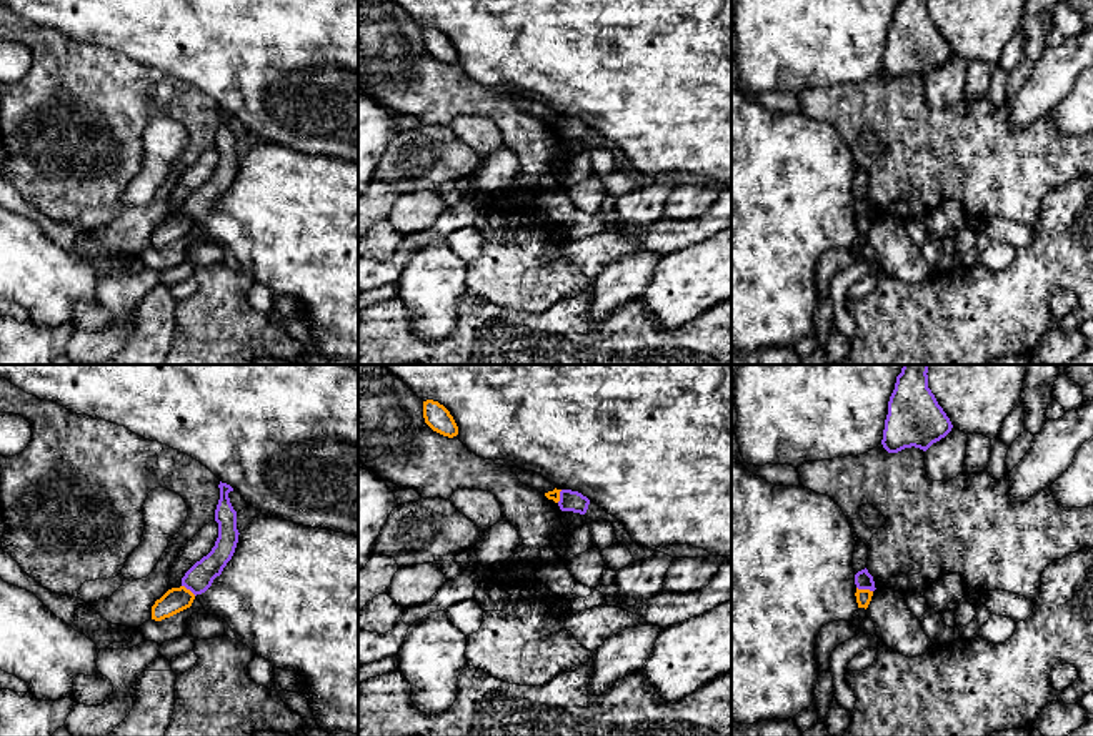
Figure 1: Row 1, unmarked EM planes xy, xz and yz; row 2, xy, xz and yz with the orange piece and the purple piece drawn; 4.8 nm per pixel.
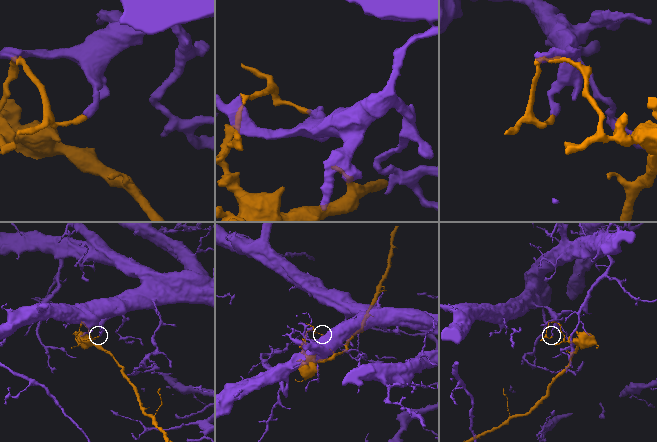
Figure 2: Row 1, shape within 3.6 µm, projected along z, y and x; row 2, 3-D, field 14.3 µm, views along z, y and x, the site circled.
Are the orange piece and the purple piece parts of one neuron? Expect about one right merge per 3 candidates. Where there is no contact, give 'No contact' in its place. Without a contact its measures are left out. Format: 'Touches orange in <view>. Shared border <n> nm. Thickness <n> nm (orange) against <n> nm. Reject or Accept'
Touches orange in yz. Shared border 80 nm. Thickness 80 nm (orange) against 90 nm. Reject

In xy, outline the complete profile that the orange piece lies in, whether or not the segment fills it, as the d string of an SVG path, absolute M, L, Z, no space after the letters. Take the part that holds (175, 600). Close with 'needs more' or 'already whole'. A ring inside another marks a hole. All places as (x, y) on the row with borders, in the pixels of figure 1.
M185 586L168 589L152 606L152 619L162 621L192 606L195 594Z | already whole

